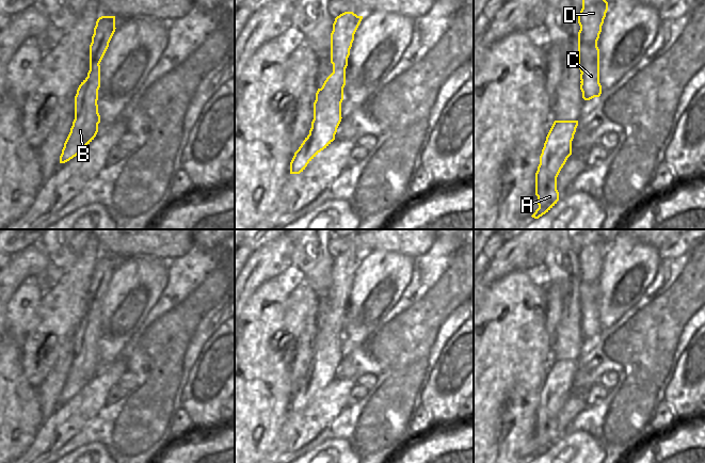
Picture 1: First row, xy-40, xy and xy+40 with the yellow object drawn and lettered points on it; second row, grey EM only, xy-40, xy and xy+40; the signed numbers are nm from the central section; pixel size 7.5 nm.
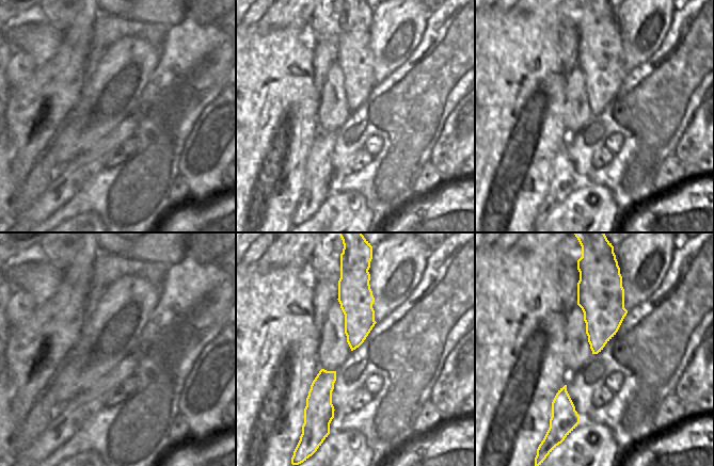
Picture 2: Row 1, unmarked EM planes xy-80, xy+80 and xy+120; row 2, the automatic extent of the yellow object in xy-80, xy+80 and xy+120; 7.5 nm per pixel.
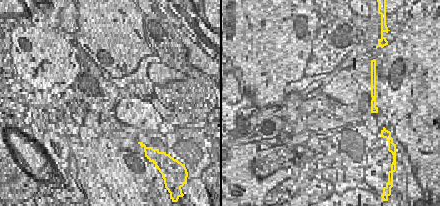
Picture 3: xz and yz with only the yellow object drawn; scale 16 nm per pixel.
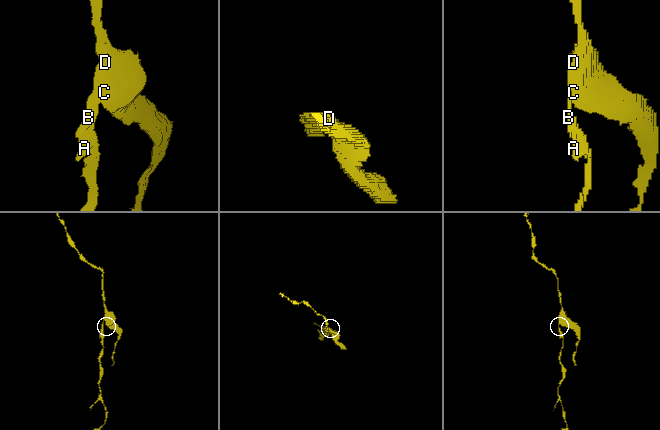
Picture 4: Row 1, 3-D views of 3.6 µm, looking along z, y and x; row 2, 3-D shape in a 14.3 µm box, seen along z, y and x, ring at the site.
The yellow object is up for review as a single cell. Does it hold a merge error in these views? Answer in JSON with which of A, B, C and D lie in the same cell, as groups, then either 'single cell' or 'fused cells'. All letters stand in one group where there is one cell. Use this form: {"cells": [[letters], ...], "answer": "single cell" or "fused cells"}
{"cells": [["A", "B"], ["C", "D"]], "answer": "fused cells"}

